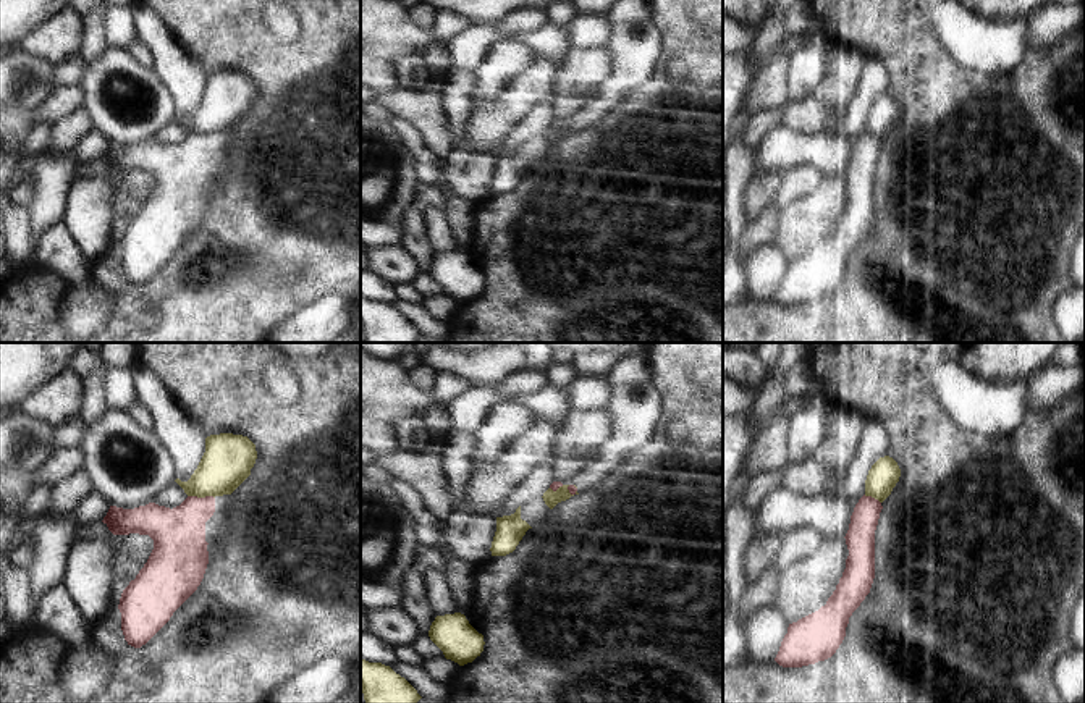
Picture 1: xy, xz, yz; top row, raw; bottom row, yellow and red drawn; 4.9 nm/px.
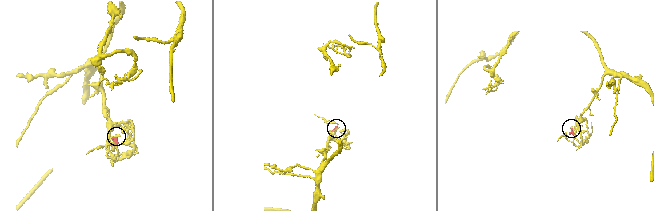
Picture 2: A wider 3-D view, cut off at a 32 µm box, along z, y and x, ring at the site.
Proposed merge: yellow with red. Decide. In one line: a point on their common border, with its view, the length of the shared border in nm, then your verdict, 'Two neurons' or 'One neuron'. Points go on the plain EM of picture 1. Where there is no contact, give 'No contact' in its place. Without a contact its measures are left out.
Touches yellow at xy (201, 134). Shared border 140 nm. Two neurons

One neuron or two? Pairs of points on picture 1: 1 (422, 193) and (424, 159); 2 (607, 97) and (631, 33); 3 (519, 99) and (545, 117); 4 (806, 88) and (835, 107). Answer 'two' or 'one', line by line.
1: two
2: one
3: two
4: two

